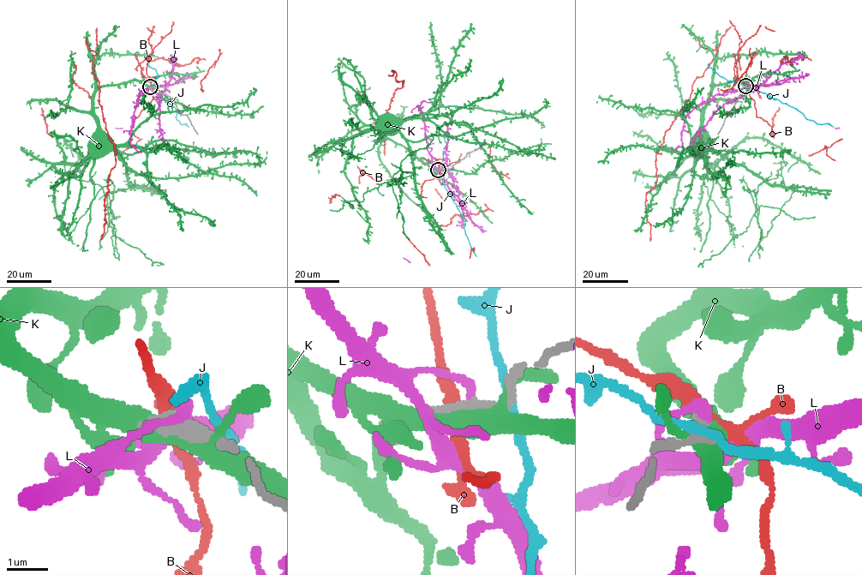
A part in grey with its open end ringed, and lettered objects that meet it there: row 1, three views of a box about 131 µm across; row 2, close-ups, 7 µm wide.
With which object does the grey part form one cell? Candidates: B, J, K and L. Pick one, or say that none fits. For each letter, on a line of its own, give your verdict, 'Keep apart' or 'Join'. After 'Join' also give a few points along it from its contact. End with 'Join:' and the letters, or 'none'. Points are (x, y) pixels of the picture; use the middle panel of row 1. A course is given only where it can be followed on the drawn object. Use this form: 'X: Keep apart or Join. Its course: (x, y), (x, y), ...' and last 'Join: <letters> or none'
B: Keep apart
J: Keep apart
K: Keep apart
L: Keep apart
Join: none

